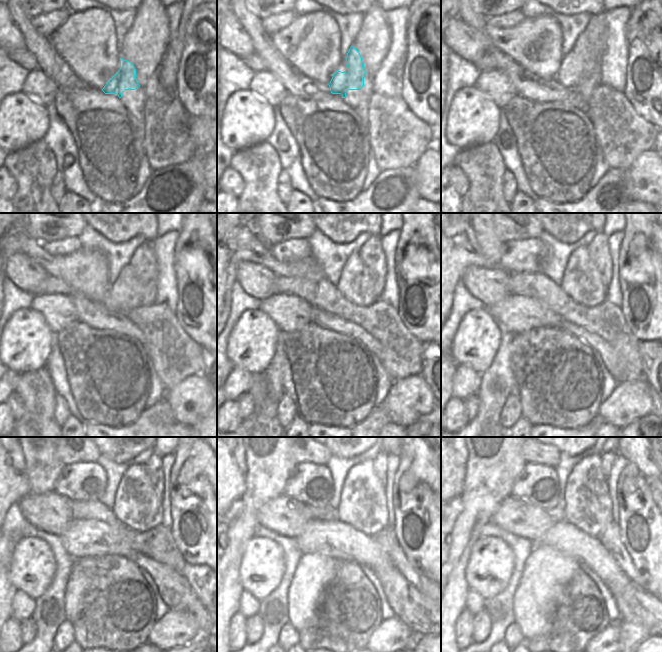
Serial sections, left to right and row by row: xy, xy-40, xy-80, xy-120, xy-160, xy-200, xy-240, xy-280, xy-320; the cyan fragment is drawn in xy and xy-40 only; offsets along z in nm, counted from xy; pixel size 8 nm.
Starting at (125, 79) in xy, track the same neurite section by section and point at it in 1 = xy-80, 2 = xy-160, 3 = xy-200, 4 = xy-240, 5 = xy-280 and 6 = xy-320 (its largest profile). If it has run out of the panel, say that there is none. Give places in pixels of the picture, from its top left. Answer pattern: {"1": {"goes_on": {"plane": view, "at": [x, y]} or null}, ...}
{"1": {"goes_on": {"plane": "xy-80", "at": [592, 55]}}, "2": {"goes_on": {"plane": "xy-160", "at": [372, 255]}}, "3": {"goes_on": {"plane": "xy-200", "at": [598, 248]}}, "4": {"goes_on": {"plane": "xy-240", "at": [154, 464]}}, "5": {"goes_on": {"plane": "xy-280", "at": [381, 461]}}, "6": {"goes_on": {"plane": "xy-320", "at": [608, 458]}}}

